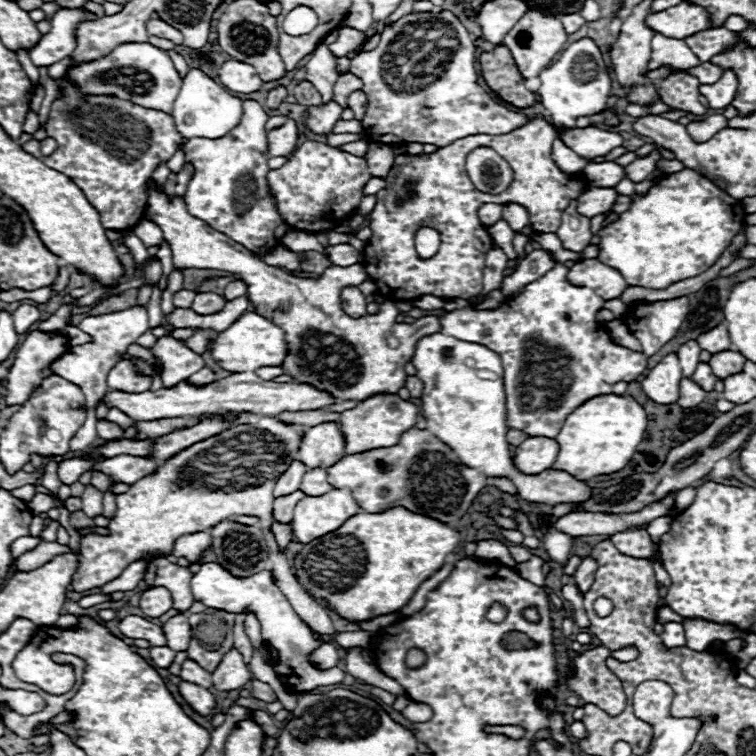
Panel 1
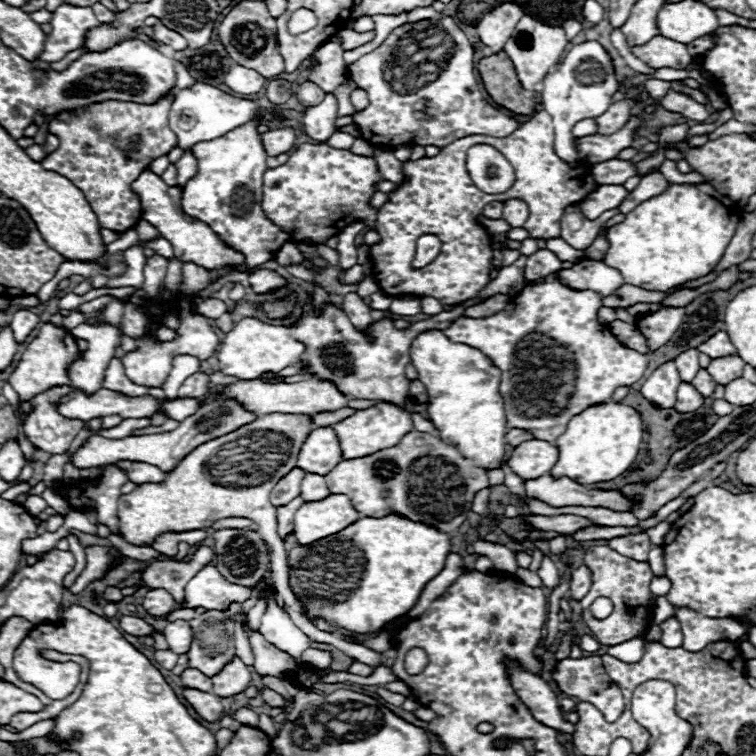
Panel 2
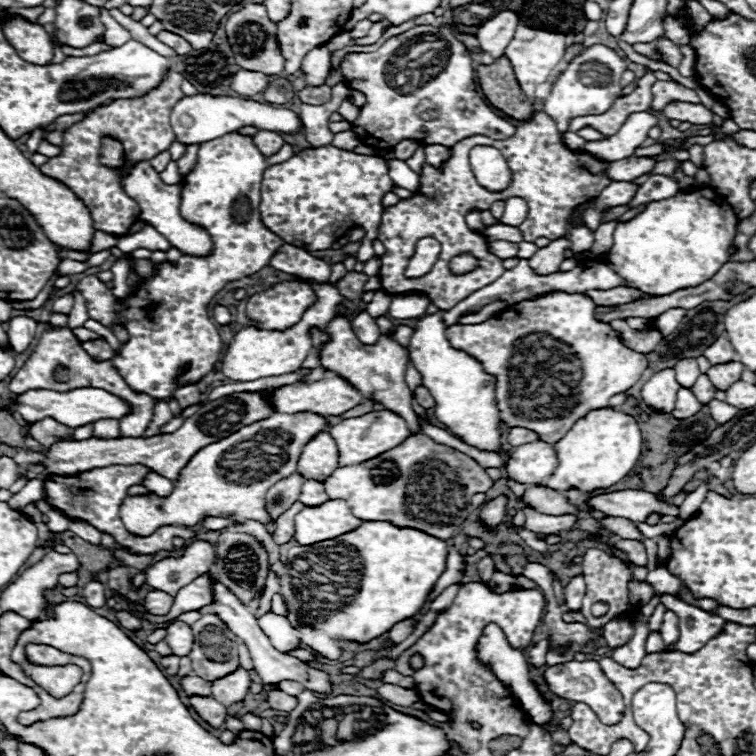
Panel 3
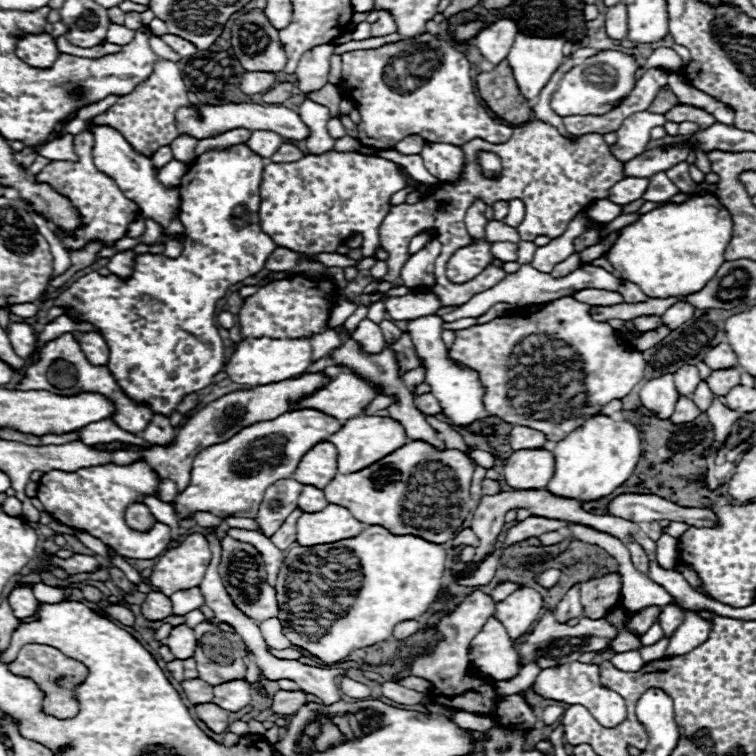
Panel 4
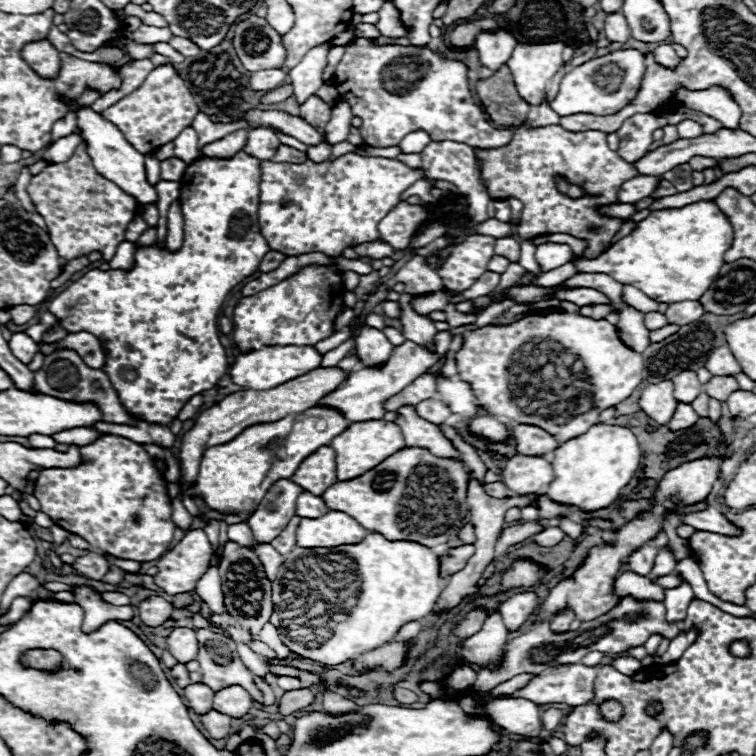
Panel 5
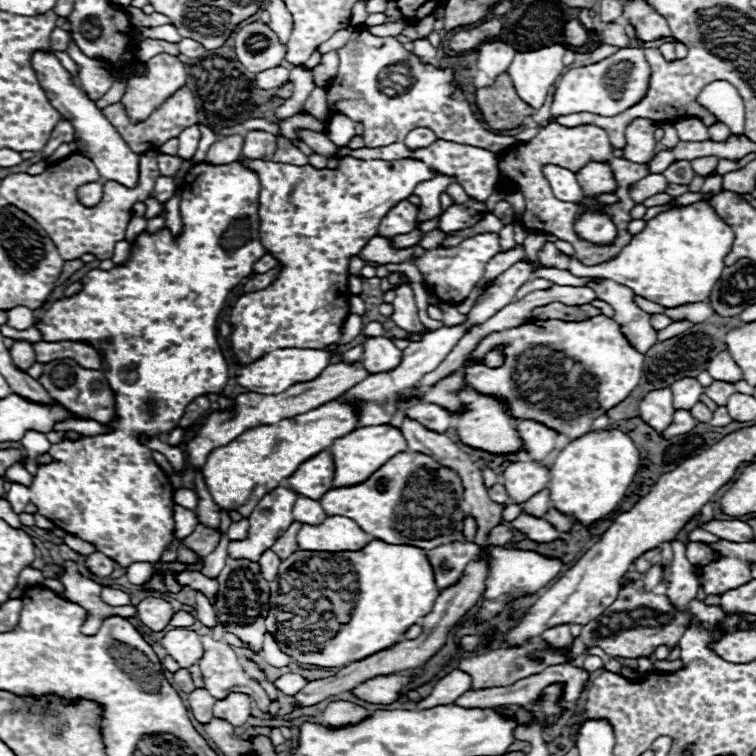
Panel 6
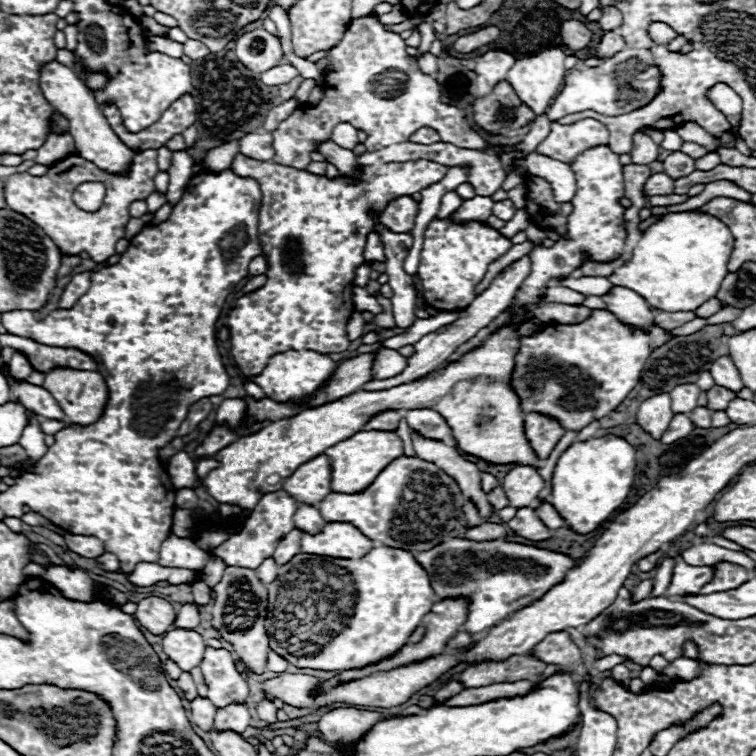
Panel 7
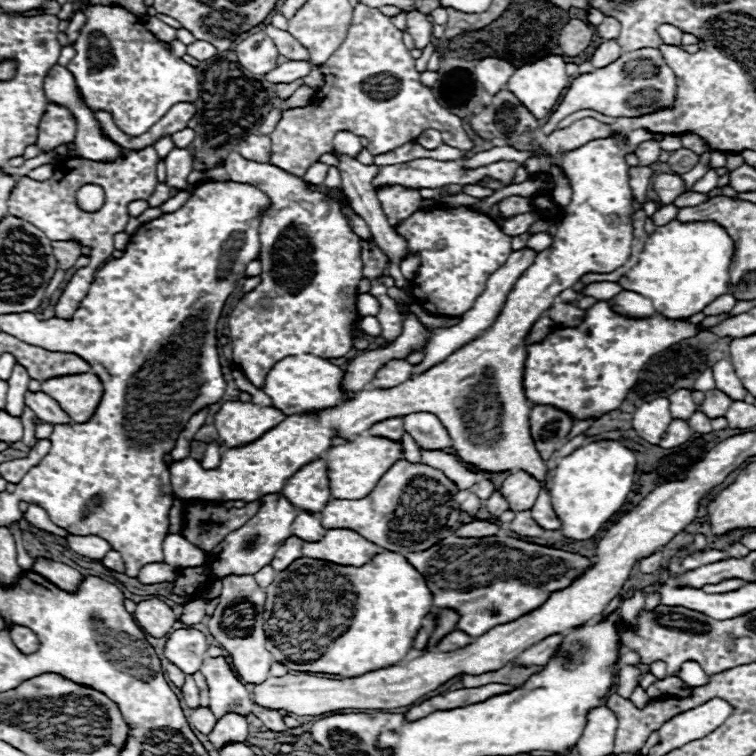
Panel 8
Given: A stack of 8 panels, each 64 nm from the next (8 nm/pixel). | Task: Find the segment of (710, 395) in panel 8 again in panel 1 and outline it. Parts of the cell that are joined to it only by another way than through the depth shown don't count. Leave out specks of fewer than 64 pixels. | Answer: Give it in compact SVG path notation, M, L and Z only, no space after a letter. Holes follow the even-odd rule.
M726 350L726 352L716 352L712 354L710 358L710 368L712 372L718 376L718 378L726 378L730 374L736 374L736 372L742 372L742 366L744 366L746 358L738 352L738 350Z

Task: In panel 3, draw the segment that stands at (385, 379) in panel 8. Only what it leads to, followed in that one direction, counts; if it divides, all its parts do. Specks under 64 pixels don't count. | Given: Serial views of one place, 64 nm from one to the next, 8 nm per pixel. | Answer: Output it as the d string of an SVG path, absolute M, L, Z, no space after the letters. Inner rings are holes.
M362 310L354 320L352 320L352 328L354 328L354 334L364 342L364 344L376 344L378 336L380 336L380 330L374 322L374 318Z

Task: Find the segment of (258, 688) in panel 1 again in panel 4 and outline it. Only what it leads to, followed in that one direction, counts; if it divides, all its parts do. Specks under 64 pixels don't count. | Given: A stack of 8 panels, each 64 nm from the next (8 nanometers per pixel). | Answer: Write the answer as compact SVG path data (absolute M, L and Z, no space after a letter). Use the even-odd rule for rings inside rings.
M278 690L272 694L272 712L276 714L294 714L306 702L304 692L286 692Z

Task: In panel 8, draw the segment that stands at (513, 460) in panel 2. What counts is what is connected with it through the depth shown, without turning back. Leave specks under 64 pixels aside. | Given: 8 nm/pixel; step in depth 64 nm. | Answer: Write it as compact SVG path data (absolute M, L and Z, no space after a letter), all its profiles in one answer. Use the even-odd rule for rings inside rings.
M518 470L502 482L498 491L502 492L502 496L508 500L510 510L514 510L514 512L530 510L540 494L540 482L534 476L530 476L528 472Z

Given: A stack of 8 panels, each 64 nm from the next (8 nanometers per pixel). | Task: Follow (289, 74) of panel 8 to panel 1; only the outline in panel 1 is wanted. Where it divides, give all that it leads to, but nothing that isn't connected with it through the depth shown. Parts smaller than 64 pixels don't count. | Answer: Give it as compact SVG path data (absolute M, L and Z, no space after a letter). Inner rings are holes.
M228 60L226 64L222 64L218 78L232 92L248 94L256 92L262 86L262 80L258 78L256 70L250 64L242 64L238 60Z

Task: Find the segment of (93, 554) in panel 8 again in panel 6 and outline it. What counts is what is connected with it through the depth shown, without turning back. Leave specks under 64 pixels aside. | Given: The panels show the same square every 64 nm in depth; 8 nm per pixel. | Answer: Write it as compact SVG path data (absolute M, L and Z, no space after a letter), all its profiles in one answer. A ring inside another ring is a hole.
M68 534L68 536L66 536L66 544L68 544L74 552L84 554L84 556L88 556L90 552L96 552L96 548L94 548L90 542L86 542L86 540L82 540L82 538L74 536L74 534Z

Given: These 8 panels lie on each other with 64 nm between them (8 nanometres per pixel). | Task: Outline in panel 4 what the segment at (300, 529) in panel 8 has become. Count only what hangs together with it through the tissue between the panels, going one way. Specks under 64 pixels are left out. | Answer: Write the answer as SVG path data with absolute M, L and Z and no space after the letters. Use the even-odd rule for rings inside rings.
M306 484L298 496L298 506L304 510L304 512L318 512L322 508L326 508L326 496L320 488L314 488L310 484Z

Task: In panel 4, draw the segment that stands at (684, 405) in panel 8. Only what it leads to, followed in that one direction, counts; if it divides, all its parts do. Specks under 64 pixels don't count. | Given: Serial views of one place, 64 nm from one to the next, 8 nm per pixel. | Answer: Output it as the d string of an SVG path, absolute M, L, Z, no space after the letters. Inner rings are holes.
M686 364L686 366L678 368L678 372L674 374L674 380L676 380L678 392L684 394L684 396L690 396L694 392L694 388L698 386L698 382L700 382L698 368L692 366L692 364Z

